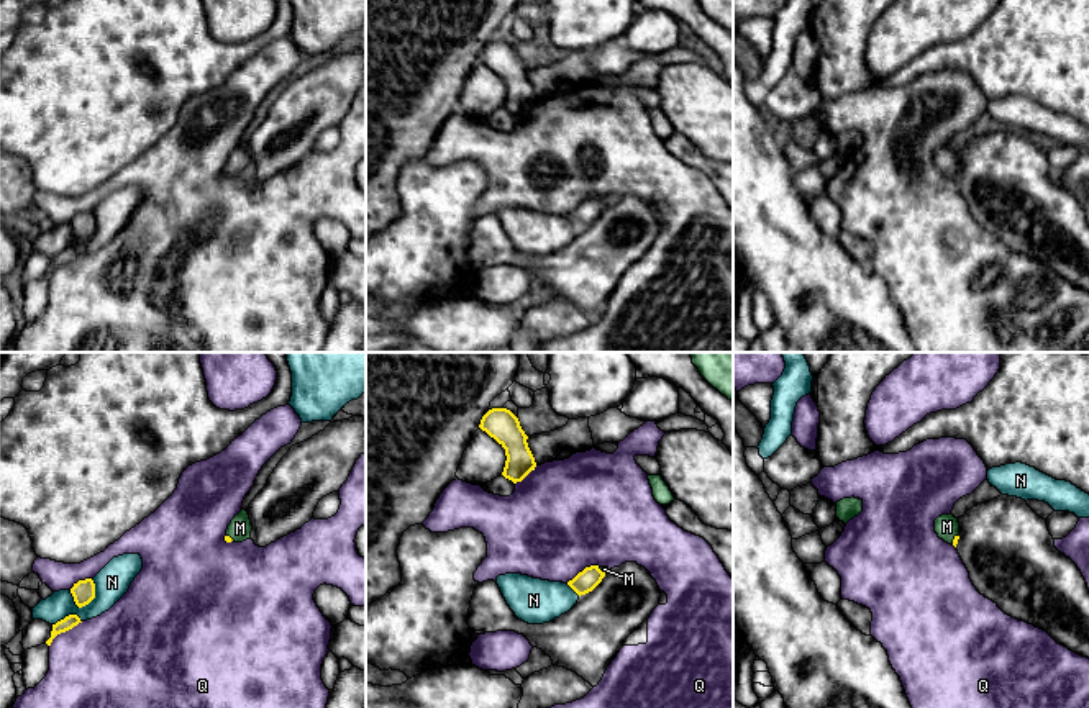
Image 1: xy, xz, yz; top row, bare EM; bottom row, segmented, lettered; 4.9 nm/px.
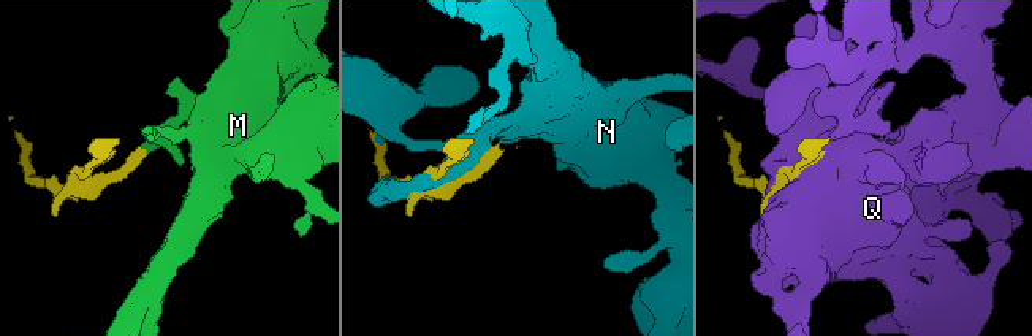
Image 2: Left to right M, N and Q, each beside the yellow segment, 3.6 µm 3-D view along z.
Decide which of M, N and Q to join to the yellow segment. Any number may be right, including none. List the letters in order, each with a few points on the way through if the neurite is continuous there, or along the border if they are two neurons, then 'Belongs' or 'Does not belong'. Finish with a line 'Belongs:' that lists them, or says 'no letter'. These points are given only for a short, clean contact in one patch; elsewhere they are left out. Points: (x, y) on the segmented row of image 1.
M: Path across: yz (955, 541), (953, 540), (947, 526). Belongs
N: Does not belong
Q: Does not belong
Belongs: M

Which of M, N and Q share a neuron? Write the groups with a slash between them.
M / N / Q

